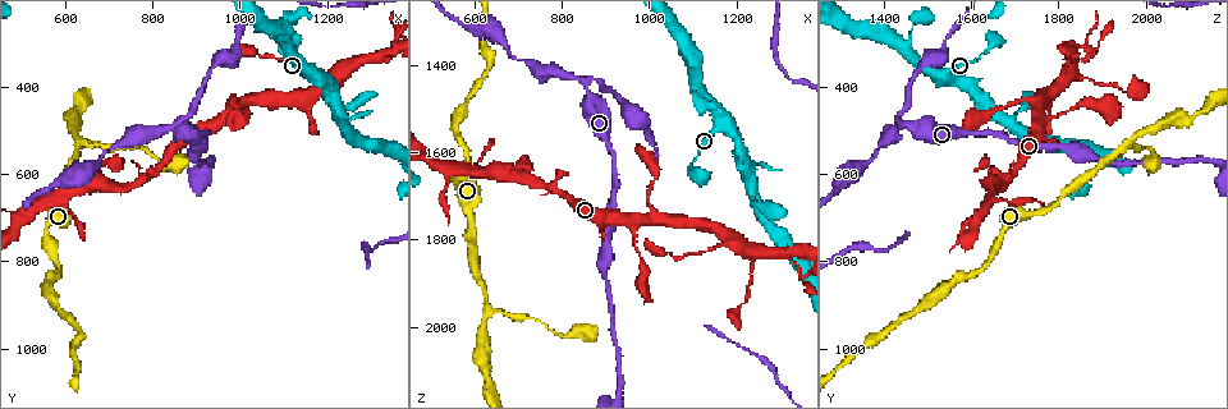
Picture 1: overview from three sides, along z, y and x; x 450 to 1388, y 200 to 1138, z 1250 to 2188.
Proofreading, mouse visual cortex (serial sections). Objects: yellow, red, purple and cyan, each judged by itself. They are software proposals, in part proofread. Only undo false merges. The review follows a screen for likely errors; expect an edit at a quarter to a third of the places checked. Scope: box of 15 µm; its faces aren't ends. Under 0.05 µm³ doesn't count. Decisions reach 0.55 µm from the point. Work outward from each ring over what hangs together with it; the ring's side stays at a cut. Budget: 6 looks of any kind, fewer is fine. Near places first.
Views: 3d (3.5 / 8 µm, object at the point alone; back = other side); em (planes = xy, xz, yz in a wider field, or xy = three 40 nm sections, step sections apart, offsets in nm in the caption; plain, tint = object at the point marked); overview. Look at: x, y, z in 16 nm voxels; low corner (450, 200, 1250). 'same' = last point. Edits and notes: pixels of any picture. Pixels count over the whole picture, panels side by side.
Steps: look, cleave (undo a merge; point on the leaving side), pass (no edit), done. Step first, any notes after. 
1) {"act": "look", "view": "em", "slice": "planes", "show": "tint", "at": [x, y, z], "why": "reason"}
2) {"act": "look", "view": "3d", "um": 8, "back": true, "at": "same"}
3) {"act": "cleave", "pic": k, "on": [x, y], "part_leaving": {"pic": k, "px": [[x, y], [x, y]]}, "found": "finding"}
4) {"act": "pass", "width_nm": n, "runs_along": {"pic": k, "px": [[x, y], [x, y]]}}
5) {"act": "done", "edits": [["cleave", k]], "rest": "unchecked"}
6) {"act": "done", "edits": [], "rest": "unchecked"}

{"act": "look", "view": "3d", "um": 3.5, "at": [850, 480, 1435], "why": "three-way junction"}

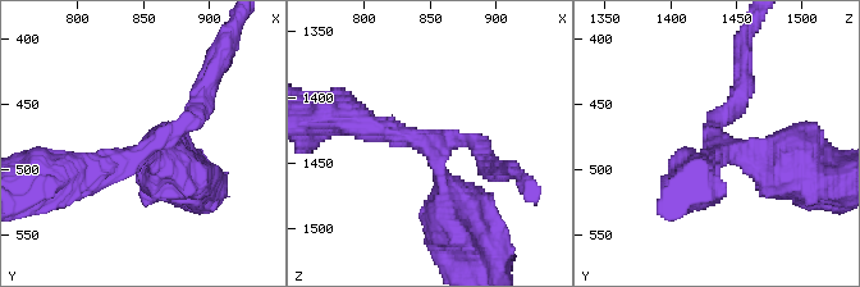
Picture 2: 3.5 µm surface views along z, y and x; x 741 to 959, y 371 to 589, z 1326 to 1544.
{"act": "look", "view": "em", "slice": "xy", "step": 2, "show": "tint", "at": [852, 486, 1442], "why": "now the EM"}

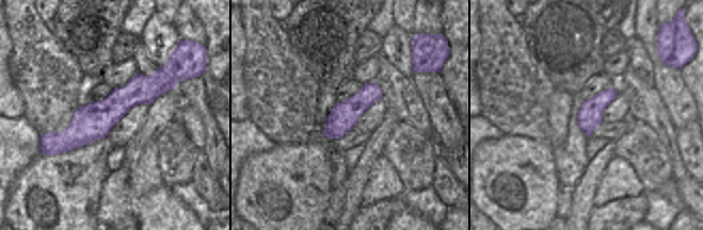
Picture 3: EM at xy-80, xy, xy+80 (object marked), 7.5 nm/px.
{"act": "pass", "arms": 3, "runs_along": {"pic": 3, "px": [[173, 81], [48, 143]]}, "found": "all the same cell"}

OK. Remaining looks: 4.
{"act": "look", "view": "3d", "um": 8, "at": [625, 530, 1950], "why": "branch point"}

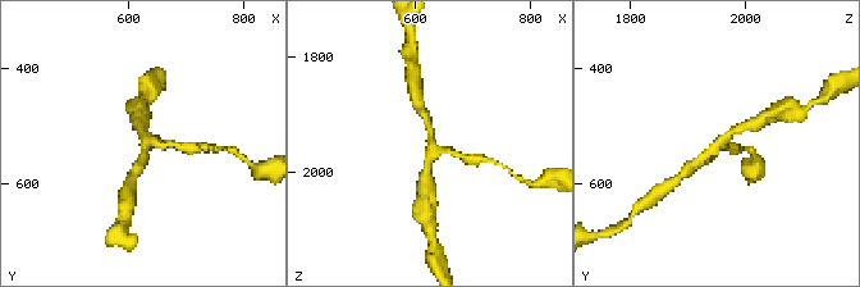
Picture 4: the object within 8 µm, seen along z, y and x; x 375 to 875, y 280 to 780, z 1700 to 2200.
{"act": "look", "view": "em", "slice": "xy", "step": 2, "show": "tint", "at": [625, 530, 1955], "why": "shape alone is not enough"}

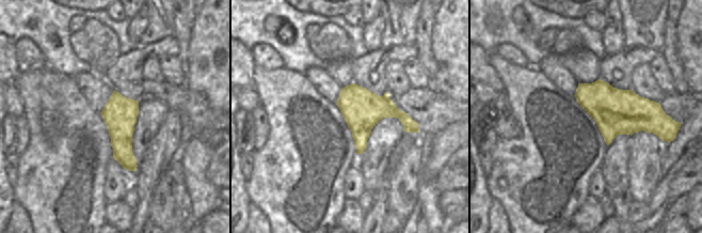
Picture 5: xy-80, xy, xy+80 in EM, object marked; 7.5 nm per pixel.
{"act": "pass", "arm_widths_nm": [200, 200, 300], "runs_along": {"pic": 4, "px": [[691, 167], [721, 139], [749, 124]]}, "found": "continuous, no second cell"}

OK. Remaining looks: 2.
{"act": "done", "edits": [], "rest": "unchecked"}

